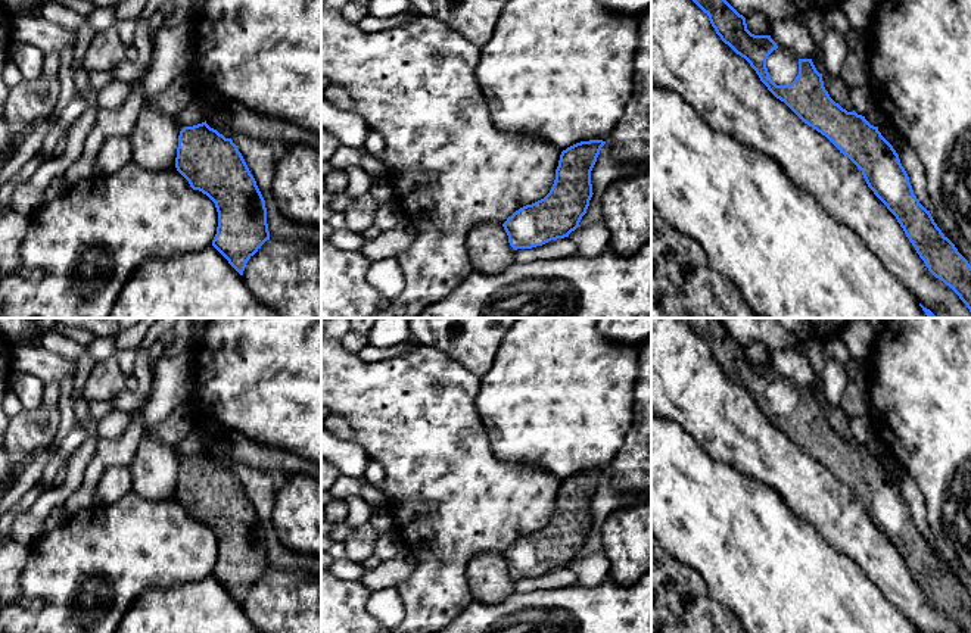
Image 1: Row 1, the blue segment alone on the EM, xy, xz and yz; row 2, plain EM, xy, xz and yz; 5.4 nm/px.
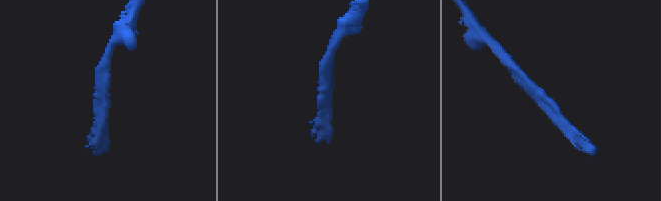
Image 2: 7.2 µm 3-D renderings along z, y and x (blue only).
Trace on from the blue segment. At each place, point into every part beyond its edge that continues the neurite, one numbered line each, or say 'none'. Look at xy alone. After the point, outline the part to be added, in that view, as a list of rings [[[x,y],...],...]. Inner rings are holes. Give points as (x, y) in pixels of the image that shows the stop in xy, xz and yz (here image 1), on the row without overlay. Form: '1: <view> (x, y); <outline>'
none

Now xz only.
none

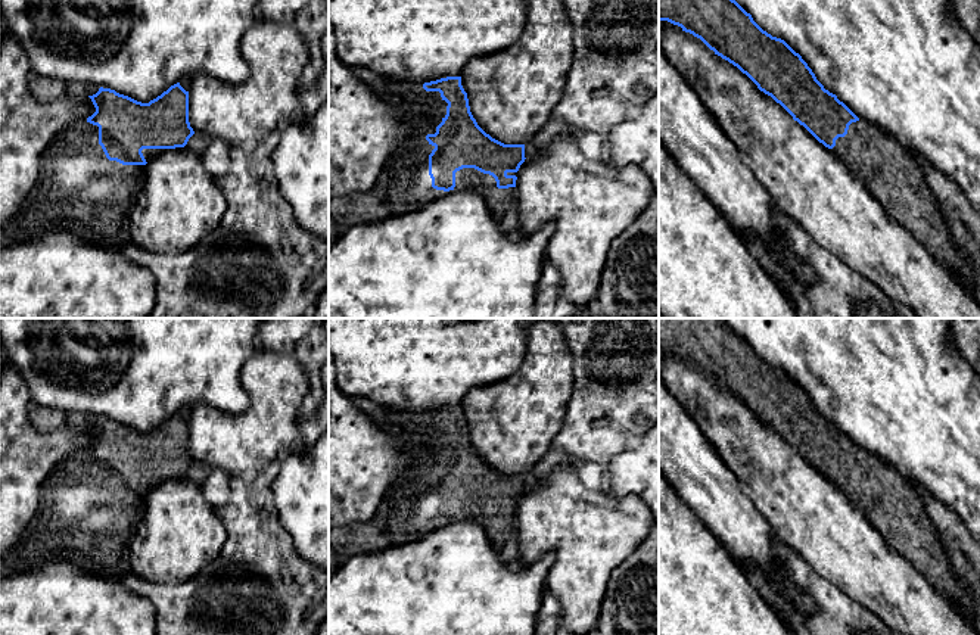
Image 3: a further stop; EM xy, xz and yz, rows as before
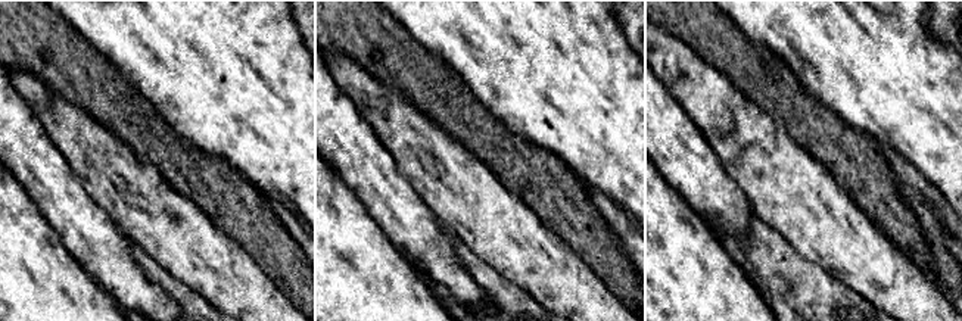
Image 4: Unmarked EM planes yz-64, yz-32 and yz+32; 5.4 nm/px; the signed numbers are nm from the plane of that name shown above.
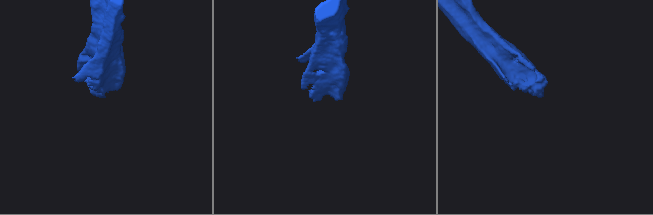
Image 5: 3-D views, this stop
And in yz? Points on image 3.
1: yz (877, 489); [[[859,449],[849,455],[844,467],[836,470],[831,482],[883,535],[886,544],[912,563],[940,595],[946,597],[958,611],[967,608],[965,583],[956,576],[951,557],[924,511],[921,497],[897,469],[878,455]]]

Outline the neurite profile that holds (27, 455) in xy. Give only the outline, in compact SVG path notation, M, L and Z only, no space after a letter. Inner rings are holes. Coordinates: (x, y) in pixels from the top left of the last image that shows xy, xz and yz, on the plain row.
M12 364L0 371L0 563L16 545L37 513L43 485L65 458L96 442L91 429L85 435L62 429L41 432L29 420L29 389Z

